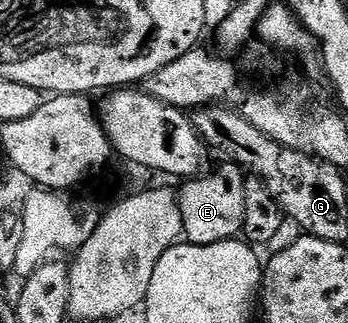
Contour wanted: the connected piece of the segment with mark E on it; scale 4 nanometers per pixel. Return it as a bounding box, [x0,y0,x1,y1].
[178,165,245,247]

